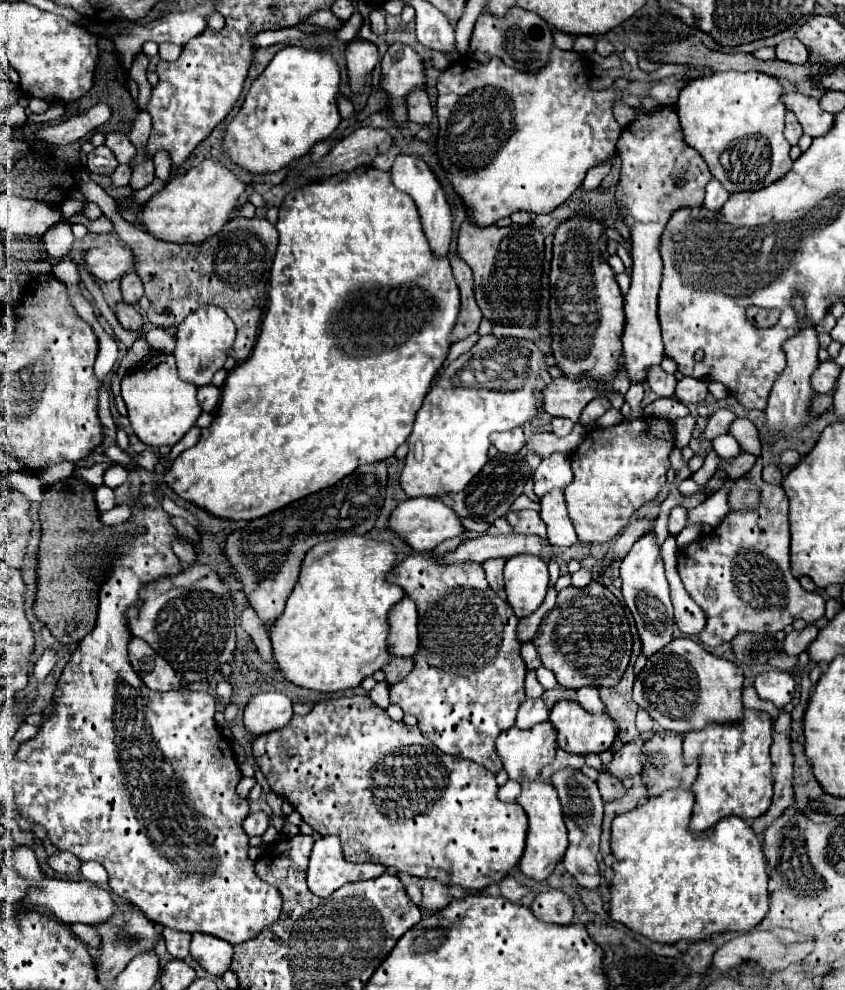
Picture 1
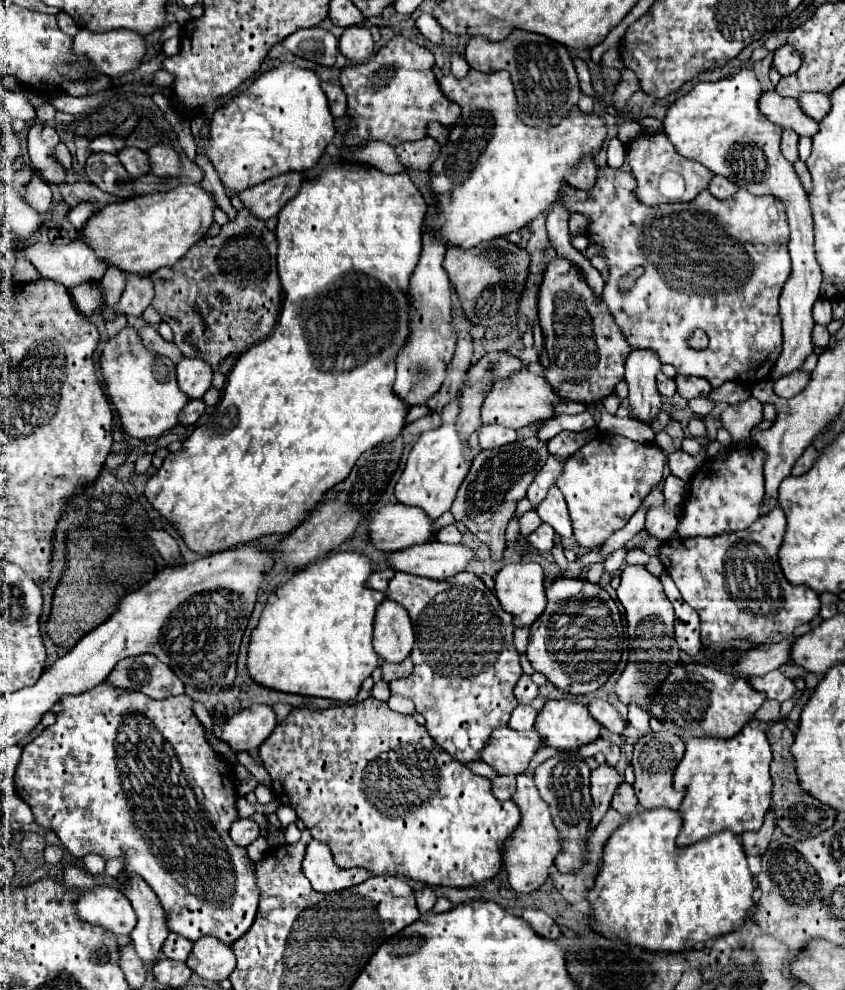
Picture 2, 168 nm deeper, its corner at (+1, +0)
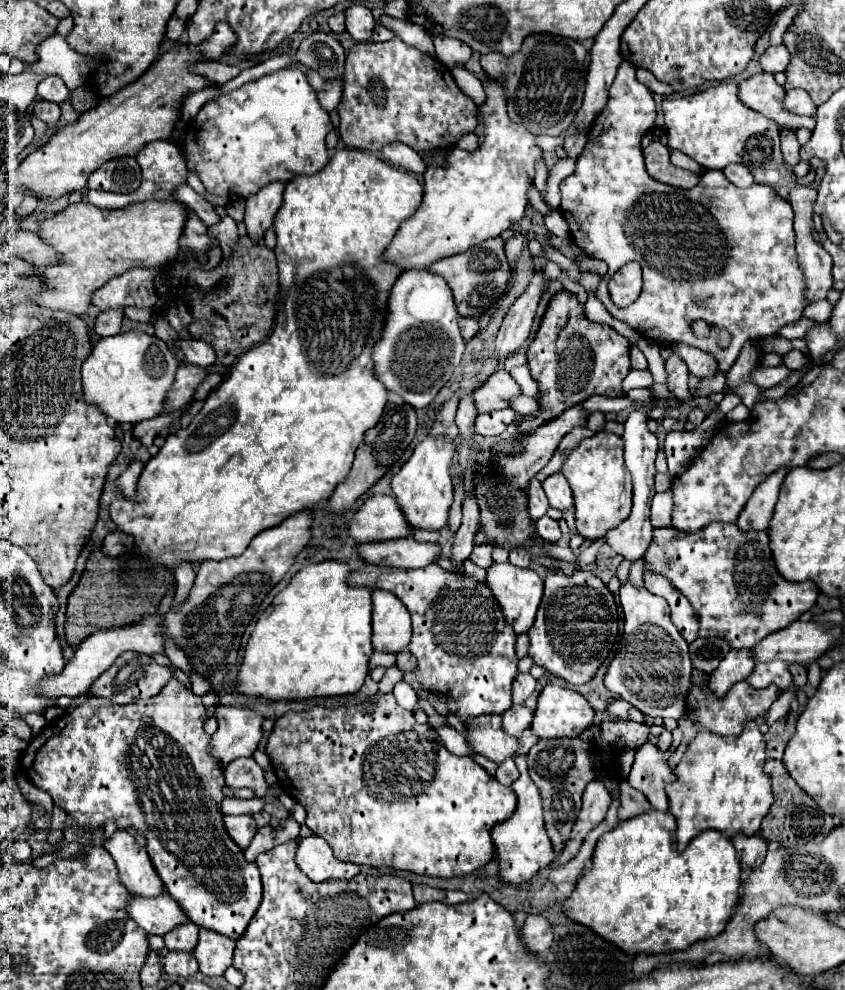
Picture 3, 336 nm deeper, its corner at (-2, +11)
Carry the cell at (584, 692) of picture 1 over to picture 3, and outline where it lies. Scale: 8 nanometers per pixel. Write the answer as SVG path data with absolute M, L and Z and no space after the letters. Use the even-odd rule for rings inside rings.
M614 698L608 702L608 714L612 718L620 718L620 720L634 720L634 722L644 722L644 714L636 712L636 708L632 704L628 704L622 698Z

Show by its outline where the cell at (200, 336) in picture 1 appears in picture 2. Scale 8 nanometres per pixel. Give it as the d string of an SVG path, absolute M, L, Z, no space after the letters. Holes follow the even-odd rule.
M185 357L177 363L177 383L189 399L201 399L211 387L211 377L211 367L203 359Z

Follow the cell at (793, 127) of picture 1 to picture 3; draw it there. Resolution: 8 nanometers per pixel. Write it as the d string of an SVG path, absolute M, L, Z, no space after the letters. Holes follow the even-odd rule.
M782 128L782 154L784 154L784 160L790 166L796 166L800 162L800 154L798 152L800 152L800 142L796 140L794 130Z

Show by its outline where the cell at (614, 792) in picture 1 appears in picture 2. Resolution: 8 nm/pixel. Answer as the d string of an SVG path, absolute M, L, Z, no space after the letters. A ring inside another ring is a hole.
M625 781L619 783L619 789L617 789L615 795L613 795L611 807L613 807L615 811L621 811L621 815L631 817L633 813L637 813L637 805L639 805L639 801L637 801L637 797L635 797L633 785L629 785L629 783L625 783Z

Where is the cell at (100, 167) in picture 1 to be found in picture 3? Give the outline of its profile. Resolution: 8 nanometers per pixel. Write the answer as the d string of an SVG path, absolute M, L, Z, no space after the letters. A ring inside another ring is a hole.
M134 156L112 158L94 170L88 178L88 188L110 192L134 192L140 186L140 166Z

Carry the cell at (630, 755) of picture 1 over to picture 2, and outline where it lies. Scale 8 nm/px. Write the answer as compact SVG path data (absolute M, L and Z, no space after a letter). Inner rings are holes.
M601 765L591 773L591 799L593 799L593 815L591 815L591 829L595 829L597 821L603 819L611 805L611 797L619 785L621 777L615 767Z

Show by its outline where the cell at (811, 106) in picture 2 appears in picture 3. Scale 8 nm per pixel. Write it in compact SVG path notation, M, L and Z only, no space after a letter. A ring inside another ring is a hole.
M788 90L786 98L784 98L784 108L788 108L794 114L802 114L802 116L816 116L816 104L812 102L810 94L806 90Z

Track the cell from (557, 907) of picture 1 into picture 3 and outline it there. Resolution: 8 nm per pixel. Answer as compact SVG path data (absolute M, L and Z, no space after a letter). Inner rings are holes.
M528 914L522 926L522 936L524 936L524 944L528 946L528 950L542 954L544 950L550 948L554 930L552 930L552 924L542 914Z

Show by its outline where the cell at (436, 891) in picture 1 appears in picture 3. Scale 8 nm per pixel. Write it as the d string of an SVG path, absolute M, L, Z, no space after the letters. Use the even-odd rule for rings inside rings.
M414 884L414 900L418 904L424 904L424 902L434 902L434 900L444 900L444 890L440 888L432 888L432 886L424 886L424 884Z

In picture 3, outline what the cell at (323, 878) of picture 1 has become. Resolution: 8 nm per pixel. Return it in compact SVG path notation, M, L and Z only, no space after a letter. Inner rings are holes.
M314 834L300 840L296 852L296 864L312 882L326 882L326 880L340 880L340 878L352 880L360 872L358 864L340 862L332 854L326 840Z

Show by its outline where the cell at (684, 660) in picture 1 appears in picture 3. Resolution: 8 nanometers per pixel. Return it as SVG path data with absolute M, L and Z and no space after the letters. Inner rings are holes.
M746 680L742 682L736 682L724 698L718 698L710 688L708 684L694 684L690 686L688 694L686 694L686 716L688 718L694 718L696 724L700 724L702 728L714 732L714 734L720 734L720 736L734 736L734 734L740 734L742 730L742 724L746 720L752 720L752 718L758 718L760 714L768 712L770 704L778 698L780 690L776 686L768 686L768 688L762 688L762 690L756 690L752 686L748 686Z

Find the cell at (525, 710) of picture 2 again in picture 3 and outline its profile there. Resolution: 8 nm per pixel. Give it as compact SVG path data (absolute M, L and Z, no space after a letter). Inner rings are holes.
M514 704L508 712L502 714L502 724L510 736L518 736L526 728L530 728L532 718L534 718L534 712L526 704Z

